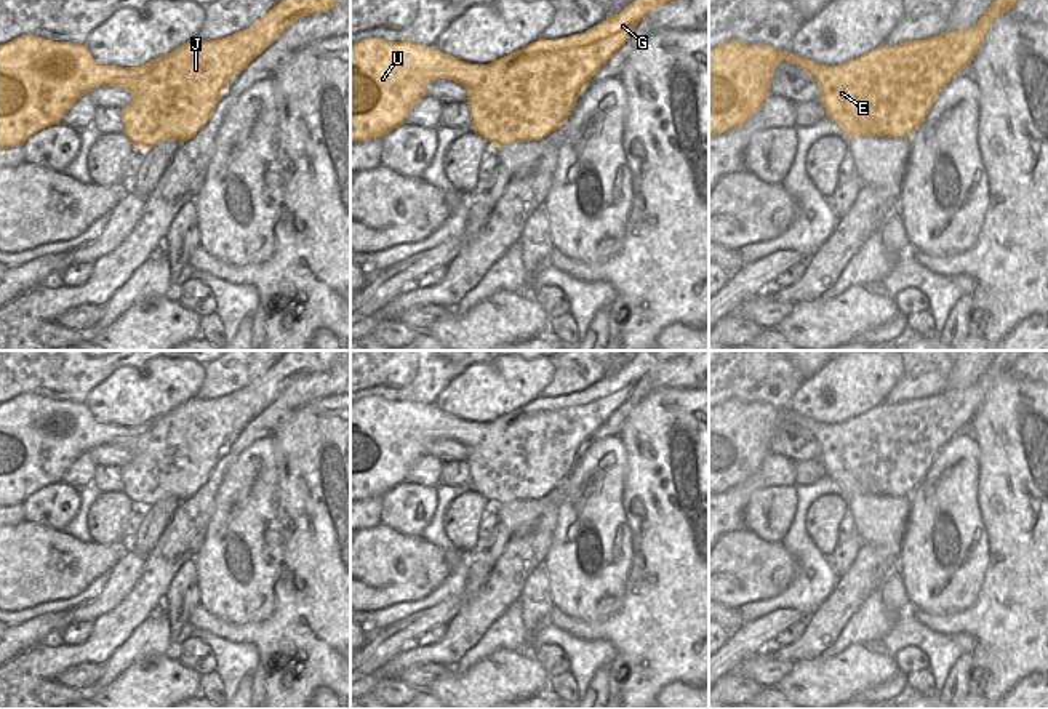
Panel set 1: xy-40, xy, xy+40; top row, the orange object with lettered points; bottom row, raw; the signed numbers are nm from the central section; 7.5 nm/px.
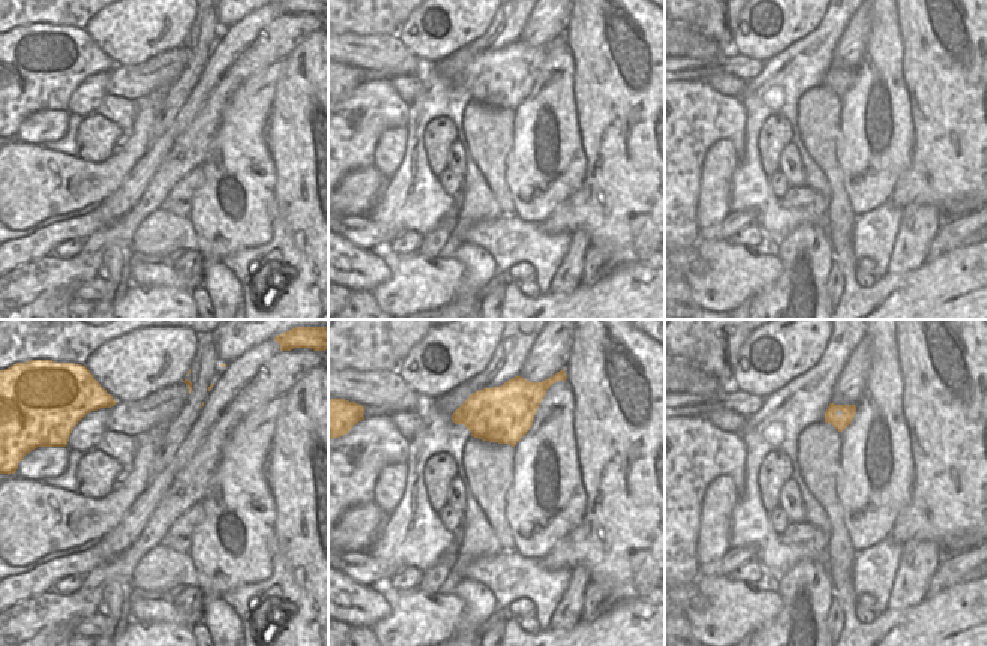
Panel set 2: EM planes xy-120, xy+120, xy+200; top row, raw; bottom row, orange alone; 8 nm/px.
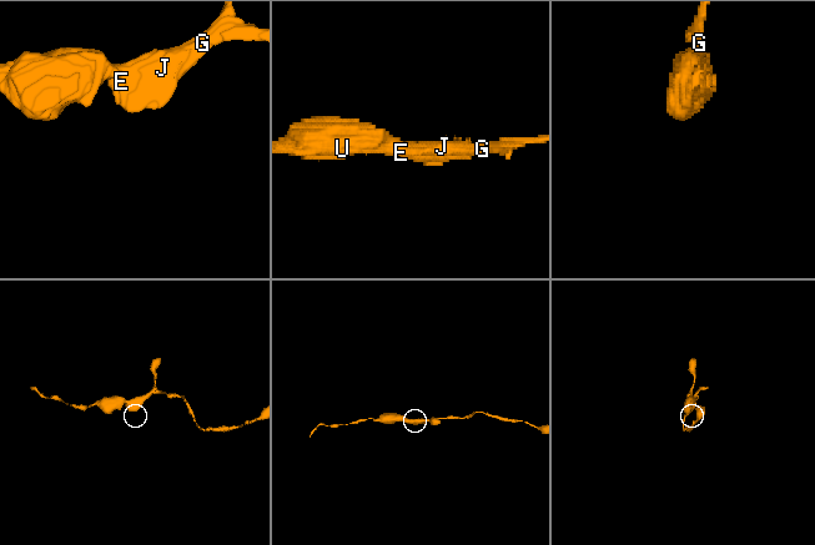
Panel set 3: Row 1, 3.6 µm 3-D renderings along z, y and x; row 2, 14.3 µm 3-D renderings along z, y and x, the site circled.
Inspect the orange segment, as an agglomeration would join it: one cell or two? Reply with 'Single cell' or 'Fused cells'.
Single cell.

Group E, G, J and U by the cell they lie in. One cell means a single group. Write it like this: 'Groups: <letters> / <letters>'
Groups: E G J U.

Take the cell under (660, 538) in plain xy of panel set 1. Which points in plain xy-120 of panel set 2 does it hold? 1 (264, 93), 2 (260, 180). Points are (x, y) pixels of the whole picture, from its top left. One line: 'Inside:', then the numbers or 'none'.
Inside: none

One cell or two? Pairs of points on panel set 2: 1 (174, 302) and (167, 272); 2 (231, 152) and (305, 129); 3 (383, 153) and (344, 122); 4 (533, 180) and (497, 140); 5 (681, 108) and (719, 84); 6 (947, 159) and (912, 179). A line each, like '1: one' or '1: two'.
1: two
2: two
3: two
4: two
5: two
6: one

